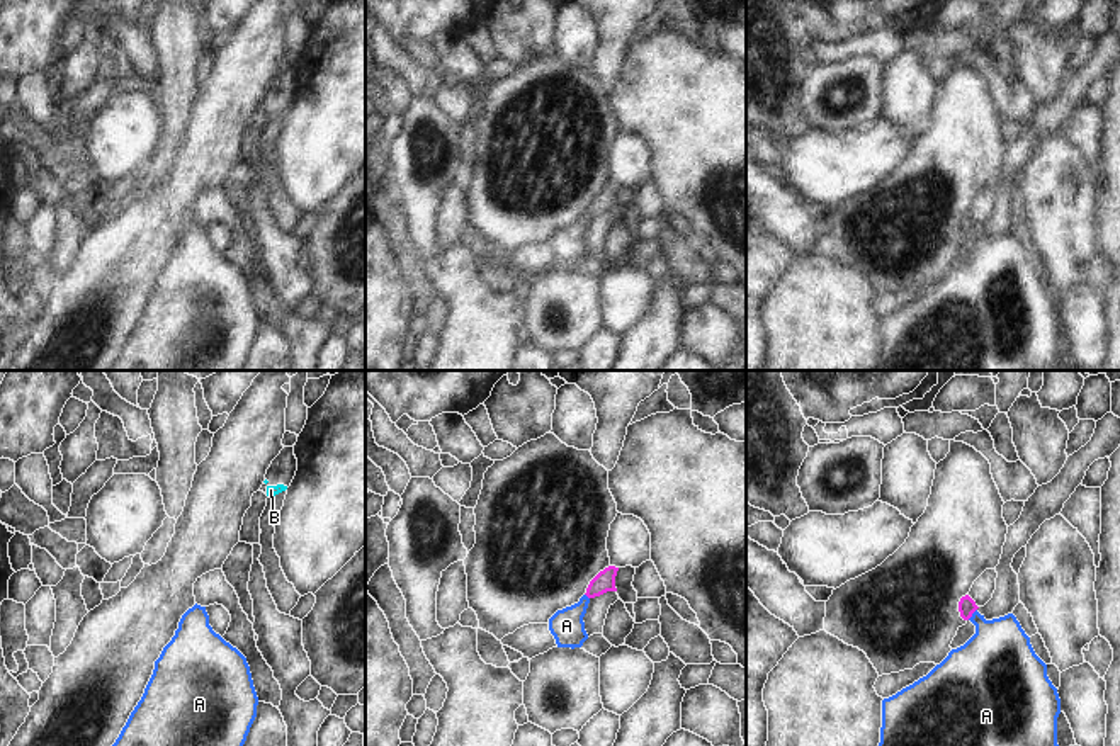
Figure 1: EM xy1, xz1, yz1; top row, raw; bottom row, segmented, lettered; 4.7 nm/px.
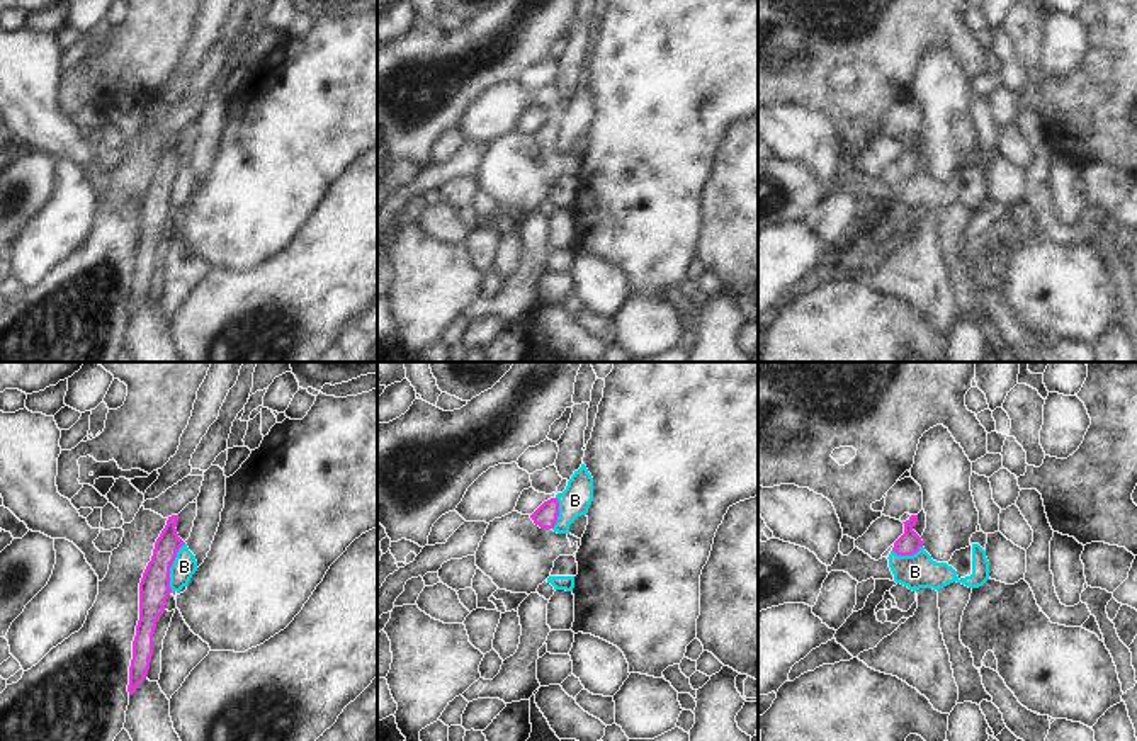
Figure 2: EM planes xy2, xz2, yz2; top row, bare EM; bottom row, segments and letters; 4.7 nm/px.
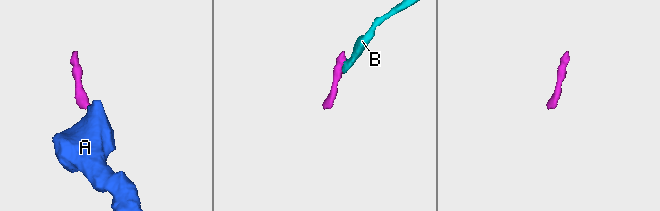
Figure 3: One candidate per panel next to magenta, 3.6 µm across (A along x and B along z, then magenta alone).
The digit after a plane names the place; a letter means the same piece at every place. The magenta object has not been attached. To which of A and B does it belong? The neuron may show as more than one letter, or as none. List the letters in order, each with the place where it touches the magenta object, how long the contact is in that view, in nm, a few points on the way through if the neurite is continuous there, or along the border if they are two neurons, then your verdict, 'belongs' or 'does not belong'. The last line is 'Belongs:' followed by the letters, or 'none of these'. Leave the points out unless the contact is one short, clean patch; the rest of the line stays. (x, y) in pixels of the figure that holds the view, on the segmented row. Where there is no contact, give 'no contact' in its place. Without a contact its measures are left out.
A: contact yz1 (972, 612); length 70 nm; way yz1 (966, 605), (972, 612), (998, 644), (998, 658); belongs
B: contact xy2 (170, 566); length 240 nm; border xy2 (184, 543), (170, 568), (170, 590); does not belong
Belongs: A

